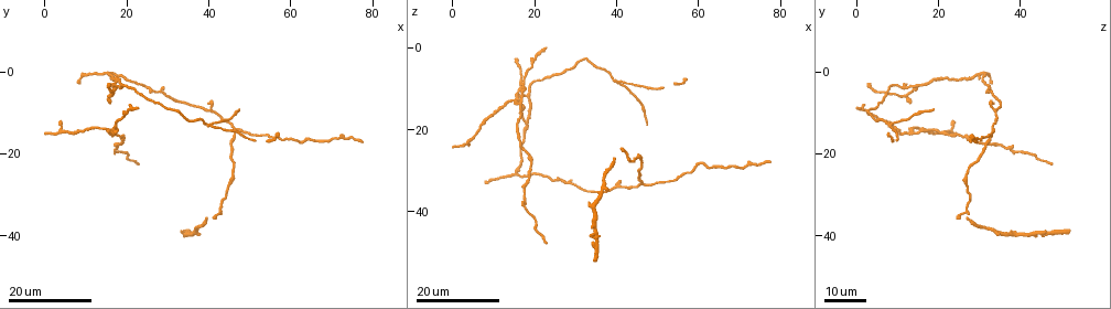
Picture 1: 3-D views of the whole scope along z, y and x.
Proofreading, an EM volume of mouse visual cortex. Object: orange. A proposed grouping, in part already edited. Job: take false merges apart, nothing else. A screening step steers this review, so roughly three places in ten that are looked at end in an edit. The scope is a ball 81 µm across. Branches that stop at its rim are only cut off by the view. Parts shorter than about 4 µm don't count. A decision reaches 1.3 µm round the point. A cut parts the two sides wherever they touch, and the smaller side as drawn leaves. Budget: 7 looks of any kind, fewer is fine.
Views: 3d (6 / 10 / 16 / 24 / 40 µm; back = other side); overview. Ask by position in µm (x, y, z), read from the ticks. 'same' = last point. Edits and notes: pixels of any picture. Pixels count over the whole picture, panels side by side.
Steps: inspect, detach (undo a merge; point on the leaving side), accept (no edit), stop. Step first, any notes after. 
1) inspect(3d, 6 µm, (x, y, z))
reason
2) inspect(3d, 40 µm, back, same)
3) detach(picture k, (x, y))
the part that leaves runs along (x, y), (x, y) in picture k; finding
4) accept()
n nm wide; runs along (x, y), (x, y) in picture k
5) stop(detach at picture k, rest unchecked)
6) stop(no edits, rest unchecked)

inspect(3d, 24 µm, (15.0, 0.0, 31.0))
three-way junction

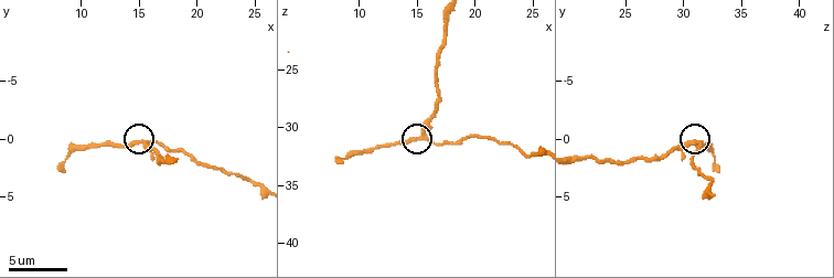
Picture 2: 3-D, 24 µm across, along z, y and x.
inspect(3d, 6 µm, (15.6, 0.2, 30.6))
zoom in

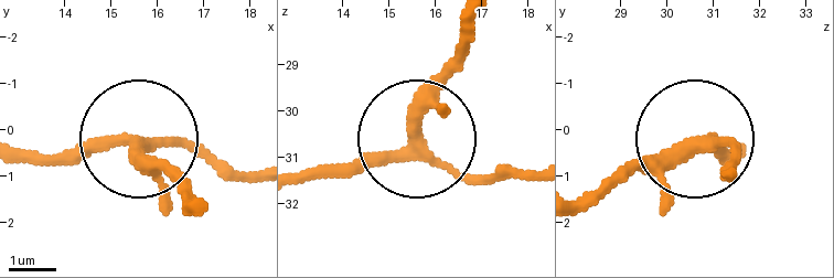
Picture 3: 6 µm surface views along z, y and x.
inspect(3d, 6 µm, back, (15.55, 0.30, 30.65))

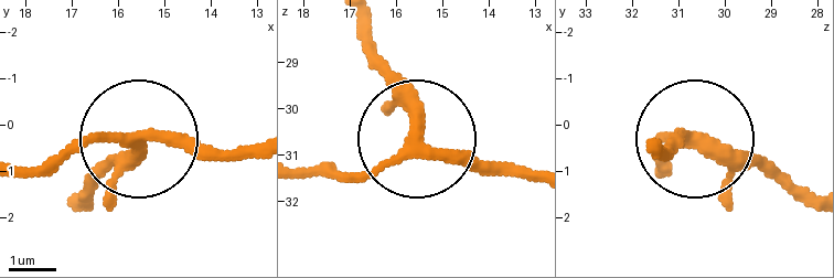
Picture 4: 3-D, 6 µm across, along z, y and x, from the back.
accept()
3 arms; runs along (317, 171), (372, 171), (419, 143), (526, 168) in picture 4; continuous, no second neuron

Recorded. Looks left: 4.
inspect(3d, 16 µm, (17.0, 14.5, 14.0))

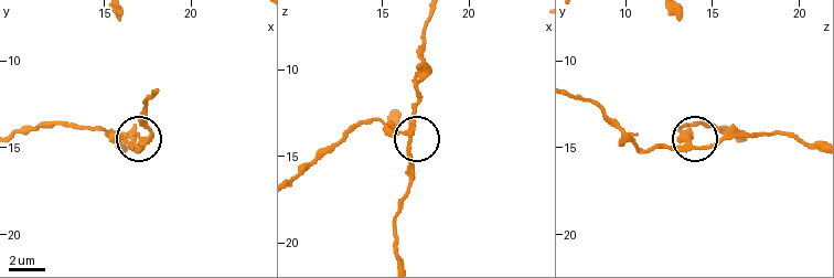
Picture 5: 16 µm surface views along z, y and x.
inspect(3d, 6 µm, (16.5, 14.7, 13.6))
zoom in

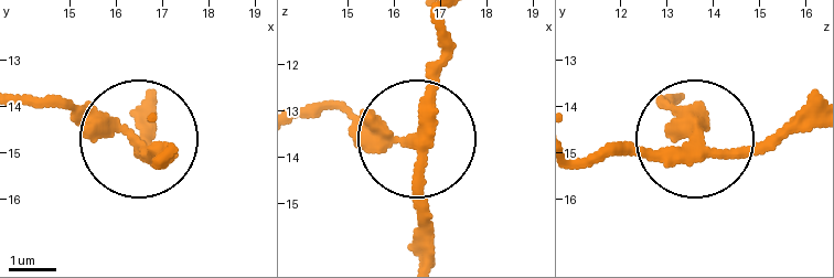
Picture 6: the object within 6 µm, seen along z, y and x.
detach(picture 6, (414, 188))
the part that leaves runs along (385, 131), (417, 167), (417, 249) in picture 6; two neurons meet here

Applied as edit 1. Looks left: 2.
inspect(3d, 16 µm, (17.5, 2.0, 19.0))

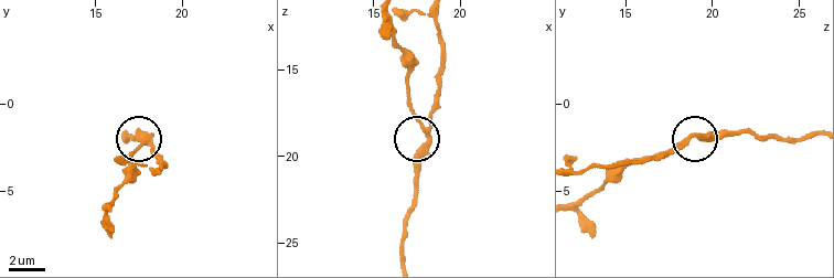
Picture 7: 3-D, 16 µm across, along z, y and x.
inspect(3d, 10 µm, (18.1, 2.2, 18.4))

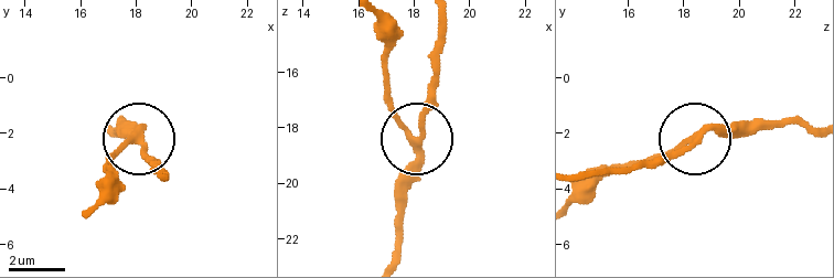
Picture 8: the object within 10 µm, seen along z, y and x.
accept()
runs along (392, 257), (415, 143), (386, 82) in picture 8; all the same neuron

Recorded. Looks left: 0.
stop(detach at picture 6, rest unchecked)

